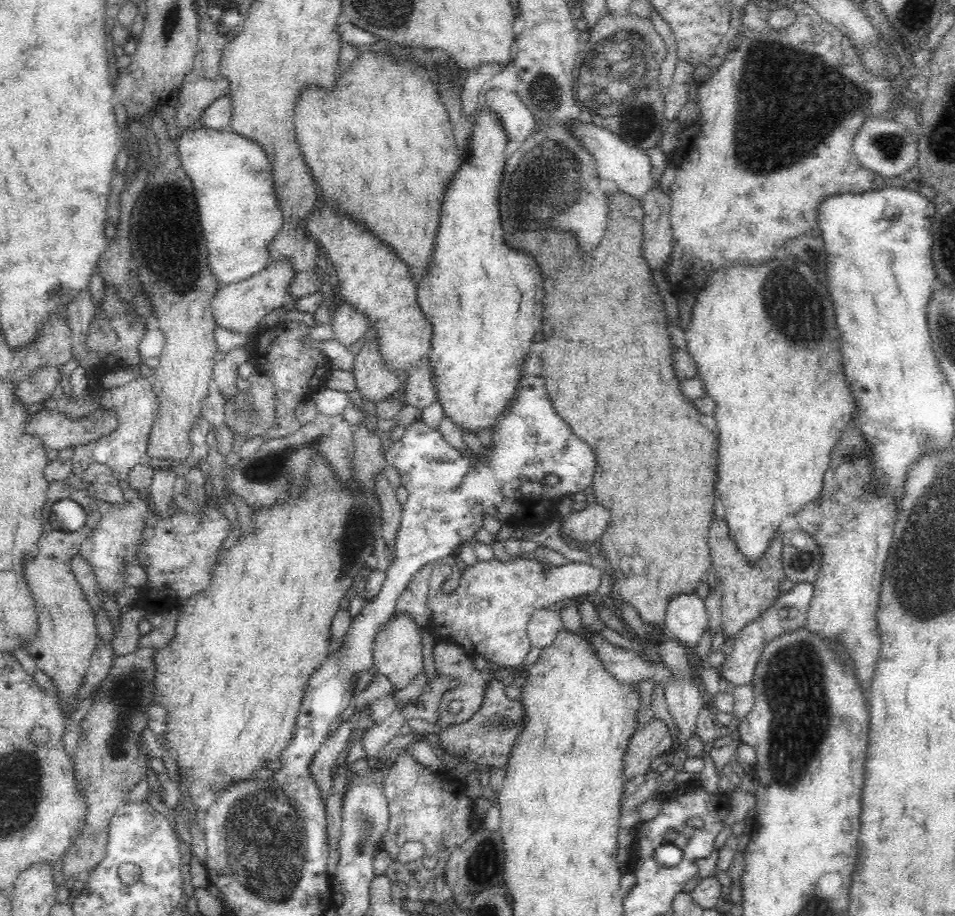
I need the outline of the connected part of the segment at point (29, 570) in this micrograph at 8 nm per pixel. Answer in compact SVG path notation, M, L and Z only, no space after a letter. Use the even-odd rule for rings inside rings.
M66 481L49 484L47 500L43 509L44 534L42 534L39 542L39 551L34 558L26 559L24 562L24 574L36 606L38 613L37 621L39 624L37 635L27 644L26 651L32 658L35 658L37 669L51 678L51 681L57 688L56 695L58 695L58 703L62 705L62 709L68 709L68 714L66 714L68 717L72 713L72 710L74 710L74 708L71 708L71 702L75 699L75 694L79 691L83 683L86 671L91 663L92 653L100 642L96 635L94 611L89 606L82 587L74 576L73 561L71 560L72 556L79 554L82 542L98 527L102 511L99 509L97 503L96 499L88 496L82 488L80 490L71 488L66 484ZM60 500L74 500L74 502L78 502L86 511L86 523L77 532L65 532L52 527L52 523L50 523L52 506L56 502L60 502Z

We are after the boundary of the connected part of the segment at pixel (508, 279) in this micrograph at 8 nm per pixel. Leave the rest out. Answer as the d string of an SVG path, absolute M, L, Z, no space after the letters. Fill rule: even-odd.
M479 107L476 109L476 119L474 120L474 126L471 132L470 148L471 153L469 159L464 160L460 165L460 168L456 171L453 179L449 182L449 185L445 188L444 202L442 202L442 216L440 216L440 226L435 238L434 245L434 258L432 258L432 264L427 268L425 275L421 278L421 282L417 287L417 301L418 307L422 309L422 313L426 315L426 319L430 321L430 327L432 327L432 338L430 338L430 352L427 355L428 365L432 369L432 382L436 387L436 401L442 405L442 413L449 418L456 427L461 428L461 432L469 432L475 436L486 430L491 429L496 424L499 416L513 403L516 396L519 384L526 376L521 373L524 368L525 360L528 353L532 348L534 342L534 334L536 331L542 329L541 320L543 317L543 298L544 289L542 288L542 275L540 274L540 267L536 263L536 260L529 256L528 253L522 253L522 251L516 251L516 249L510 249L504 242L504 232L502 225L500 225L500 209L498 209L498 188L500 188L500 182L502 182L502 175L504 170L504 148L506 148L506 133L501 126L501 121L497 118L497 114L489 112L489 110Z

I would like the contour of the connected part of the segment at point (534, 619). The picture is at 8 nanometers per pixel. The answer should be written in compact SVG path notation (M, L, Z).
M545 608L534 611L529 616L527 635L531 646L546 648L550 646L558 632L563 629L561 614L557 608Z

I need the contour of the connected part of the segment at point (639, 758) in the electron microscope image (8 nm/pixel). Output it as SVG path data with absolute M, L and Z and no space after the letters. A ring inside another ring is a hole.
M654 717L645 727L638 727L633 733L632 739L628 742L628 750L624 754L624 764L622 764L622 775L624 775L624 784L622 784L622 796L620 796L620 808L622 808L621 801L627 798L630 794L636 792L640 784L634 781L634 778L640 774L645 774L651 768L651 762L662 755L666 750L672 750L675 745L668 726L662 723L659 719Z

